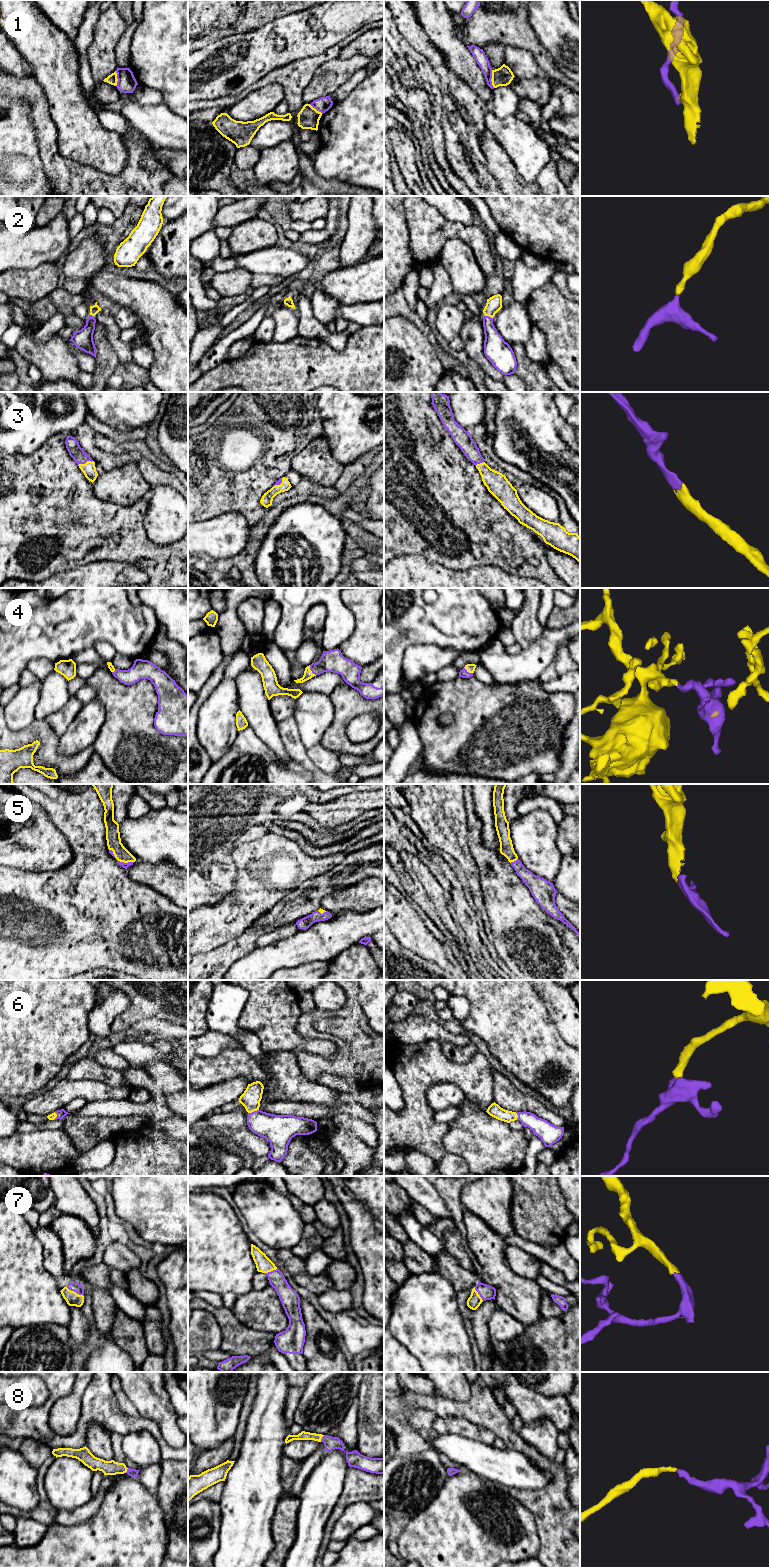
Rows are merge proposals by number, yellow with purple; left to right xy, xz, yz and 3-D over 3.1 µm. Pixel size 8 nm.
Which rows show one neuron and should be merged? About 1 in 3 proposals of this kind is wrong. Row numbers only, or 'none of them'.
2, 3, 4, 5, 6, 7, 8

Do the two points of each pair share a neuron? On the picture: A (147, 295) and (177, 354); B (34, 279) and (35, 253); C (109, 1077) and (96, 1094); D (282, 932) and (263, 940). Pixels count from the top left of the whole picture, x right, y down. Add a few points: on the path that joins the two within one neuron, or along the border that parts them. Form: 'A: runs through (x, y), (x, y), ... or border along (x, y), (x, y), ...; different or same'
A: runs through (158, 310), (177, 339); same
B: border along (55, 261), (43, 262), (32, 268), (11, 269); different
C: border along (81, 1079), (100, 1080), (110, 1085), (128, 1083); different
D: runs through (277, 935), (268, 938); same

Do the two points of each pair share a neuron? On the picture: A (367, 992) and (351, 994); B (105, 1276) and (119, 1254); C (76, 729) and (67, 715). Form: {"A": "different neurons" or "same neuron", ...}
{"A": "different neurons", "B": "different neurons", "C": "different neurons"}

